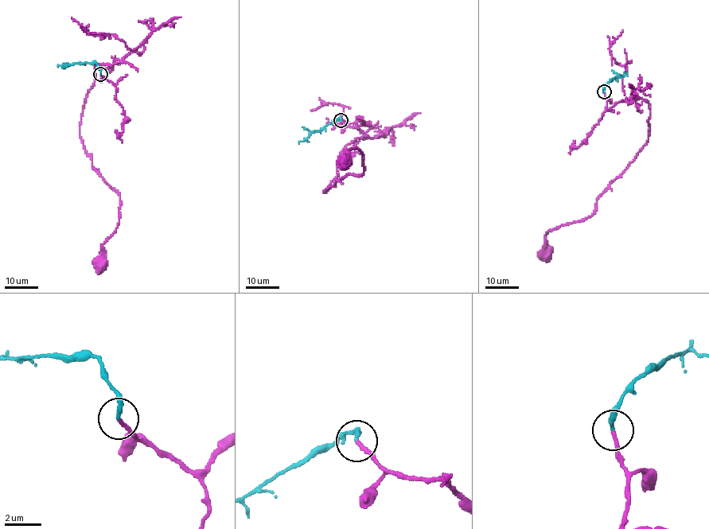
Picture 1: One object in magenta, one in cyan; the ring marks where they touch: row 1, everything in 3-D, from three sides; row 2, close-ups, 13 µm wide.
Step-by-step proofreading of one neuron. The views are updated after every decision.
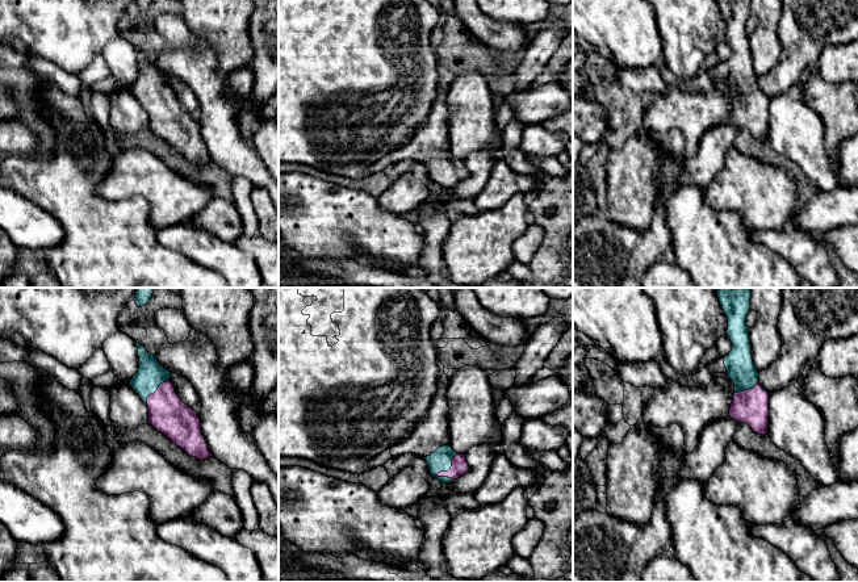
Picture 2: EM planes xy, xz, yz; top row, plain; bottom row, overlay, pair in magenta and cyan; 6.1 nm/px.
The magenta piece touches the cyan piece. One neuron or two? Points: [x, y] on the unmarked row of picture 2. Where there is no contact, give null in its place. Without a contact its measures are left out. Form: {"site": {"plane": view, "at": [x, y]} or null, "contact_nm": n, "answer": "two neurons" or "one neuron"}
{"site": {"plane": "xz", "at": [450, 175]}, "contact_nm": 220, "answer": "one neuron"}

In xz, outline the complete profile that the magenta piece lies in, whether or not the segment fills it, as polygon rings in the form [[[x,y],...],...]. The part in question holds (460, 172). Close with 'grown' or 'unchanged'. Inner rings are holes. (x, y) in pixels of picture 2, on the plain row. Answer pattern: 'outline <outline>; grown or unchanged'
outline [[[451,151],[439,152],[423,164],[428,169],[431,181],[441,189],[451,189],[469,176],[465,160],[456,159]]]; grown

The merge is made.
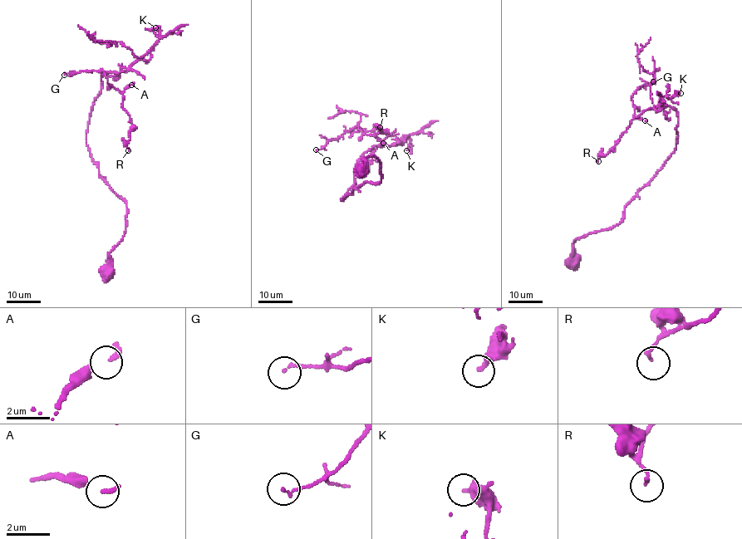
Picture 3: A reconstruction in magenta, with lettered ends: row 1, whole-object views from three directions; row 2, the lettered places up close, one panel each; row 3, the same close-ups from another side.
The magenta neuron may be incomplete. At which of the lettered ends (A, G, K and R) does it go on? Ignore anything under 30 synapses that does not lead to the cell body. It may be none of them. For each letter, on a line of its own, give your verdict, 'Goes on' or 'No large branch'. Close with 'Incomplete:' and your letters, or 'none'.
A: No large branch
G: No large branch
K: No large branch
R: No large branch
Incomplete: none

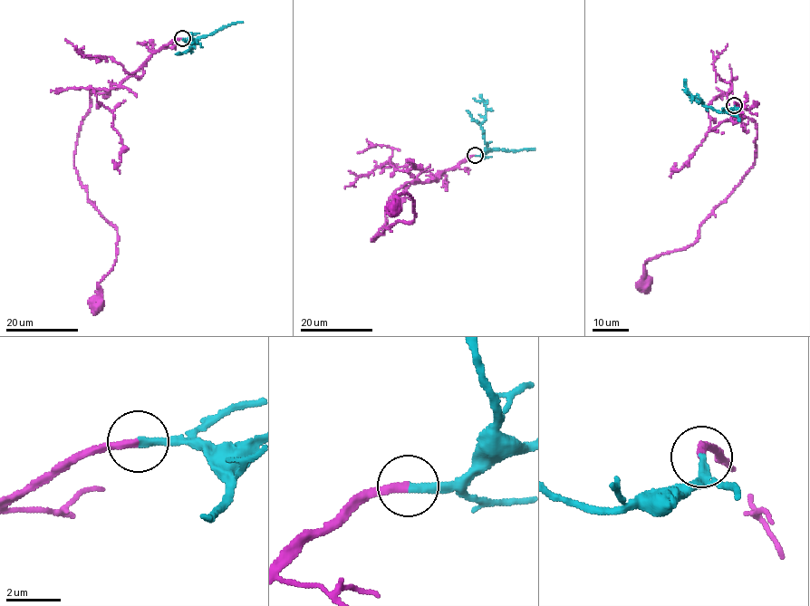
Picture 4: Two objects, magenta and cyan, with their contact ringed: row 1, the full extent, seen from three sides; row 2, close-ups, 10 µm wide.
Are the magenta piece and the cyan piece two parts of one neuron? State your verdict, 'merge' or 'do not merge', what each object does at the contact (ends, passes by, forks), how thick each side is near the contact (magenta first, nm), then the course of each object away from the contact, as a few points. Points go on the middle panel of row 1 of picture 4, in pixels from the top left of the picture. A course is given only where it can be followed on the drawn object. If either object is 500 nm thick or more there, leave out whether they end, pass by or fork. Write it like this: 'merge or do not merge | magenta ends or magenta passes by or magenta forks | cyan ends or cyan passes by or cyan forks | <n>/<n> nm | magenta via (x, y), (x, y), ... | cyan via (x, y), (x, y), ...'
merge | magenta ends | cyan ends | 280/280 nm | magenta via (475, 155), (432, 180), (400, 187), (371, 240), (413, 221), (411, 196), (396, 196), (395, 207) | cyan via (475, 155), (480, 155), (486, 148), (481, 127), (486, 106), (473, 98)

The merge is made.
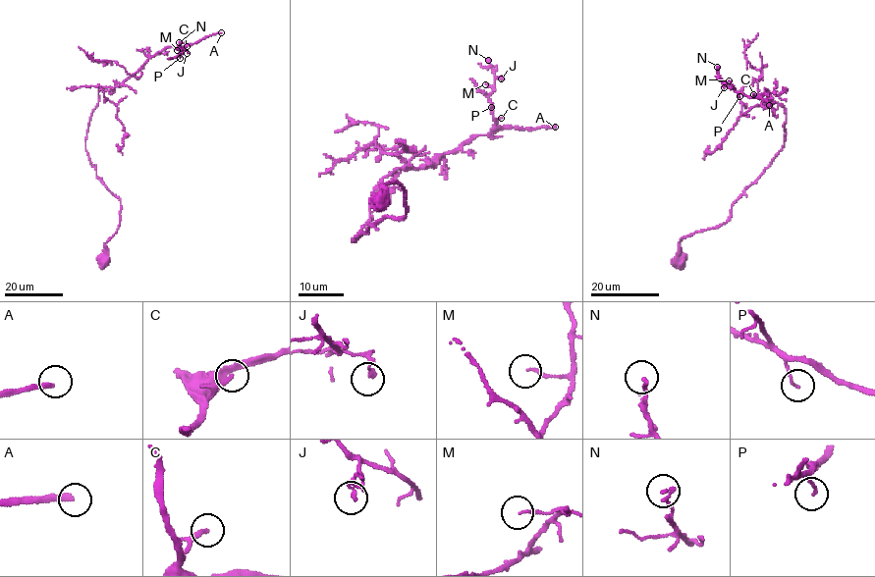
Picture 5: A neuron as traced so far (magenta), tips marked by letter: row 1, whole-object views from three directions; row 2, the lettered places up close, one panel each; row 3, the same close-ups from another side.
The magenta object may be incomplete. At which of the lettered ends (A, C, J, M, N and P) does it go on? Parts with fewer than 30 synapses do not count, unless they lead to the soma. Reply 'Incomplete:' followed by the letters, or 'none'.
Incomplete: A

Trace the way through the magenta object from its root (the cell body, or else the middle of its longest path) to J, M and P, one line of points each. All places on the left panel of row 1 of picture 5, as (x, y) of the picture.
J: (104, 262), (121, 208), (85, 150), (98, 88), (122, 84), (168, 47), (187, 53)
M: (104, 262), (121, 208), (85, 150), (98, 88), (122, 84), (158, 52), (178, 46), (182, 53), (177, 50)
P: (104, 262), (121, 208), (85, 150), (98, 88), (122, 84), (168, 47), (180, 47), (180, 58)

